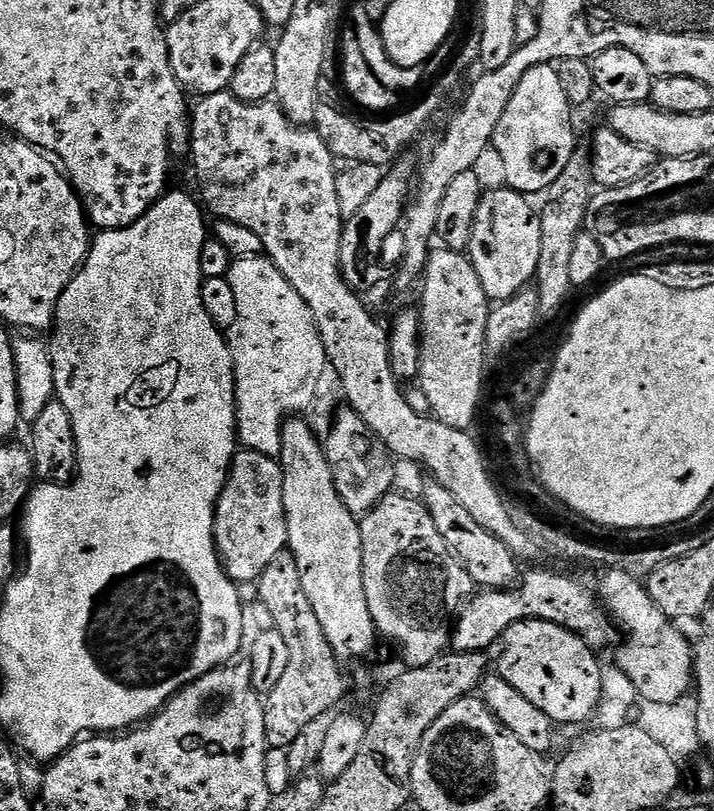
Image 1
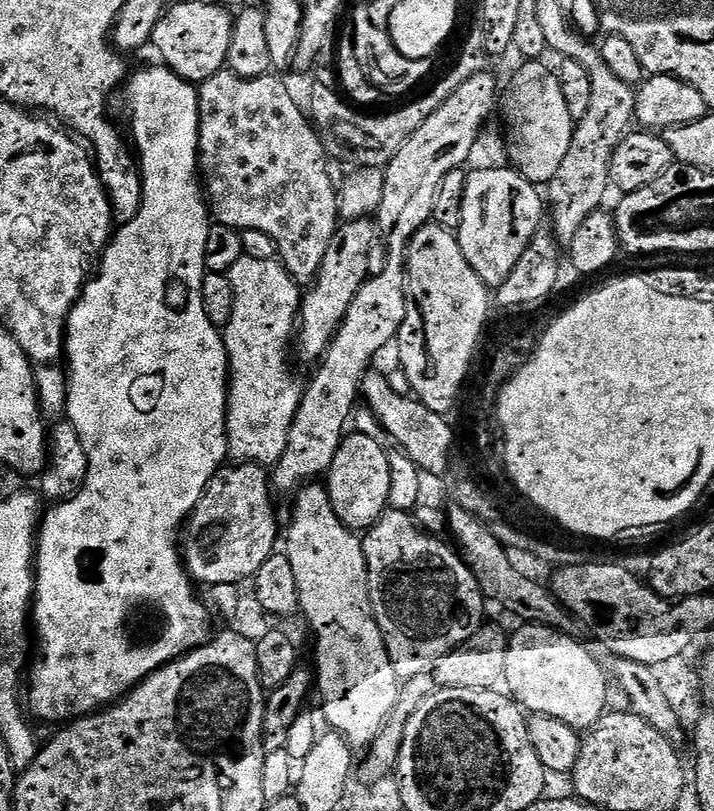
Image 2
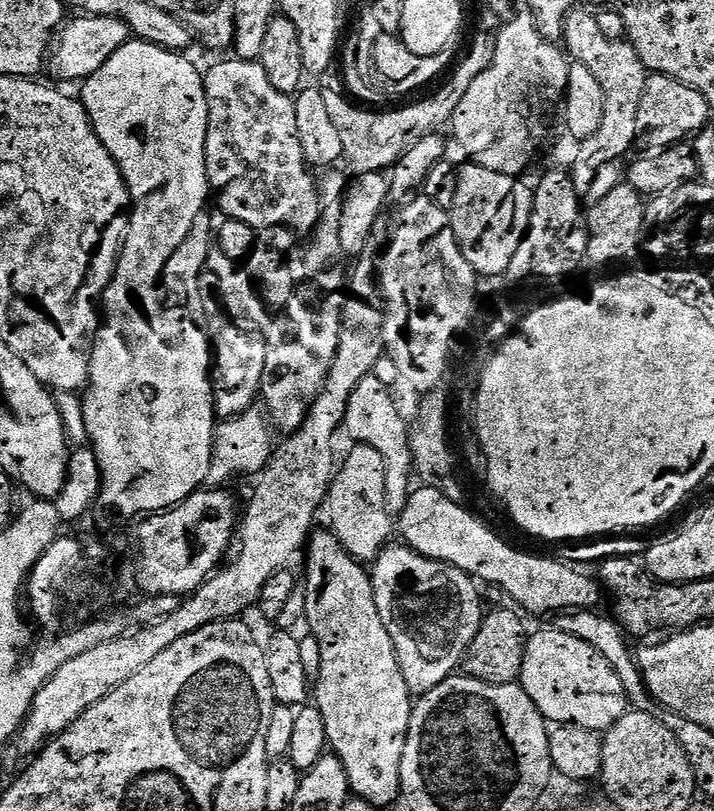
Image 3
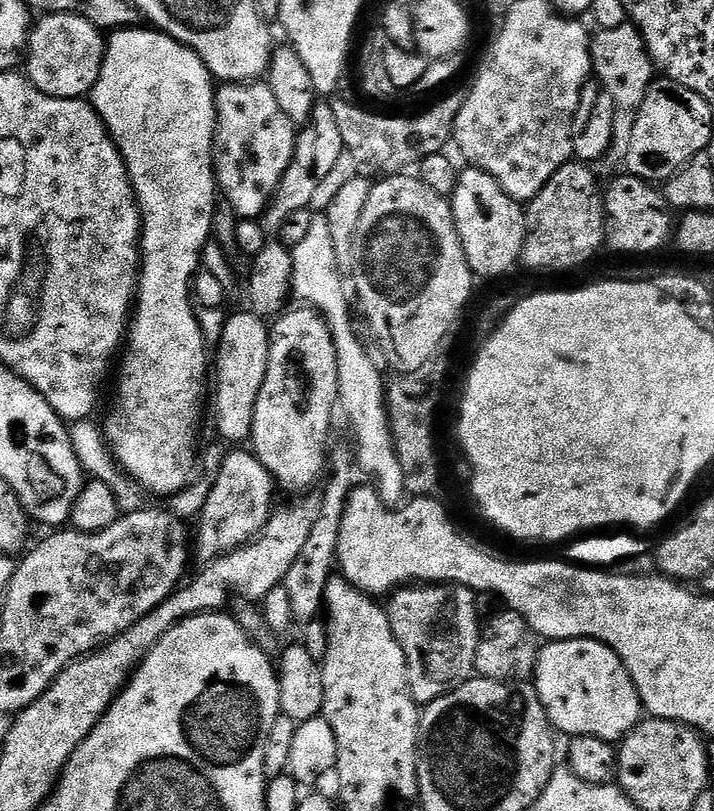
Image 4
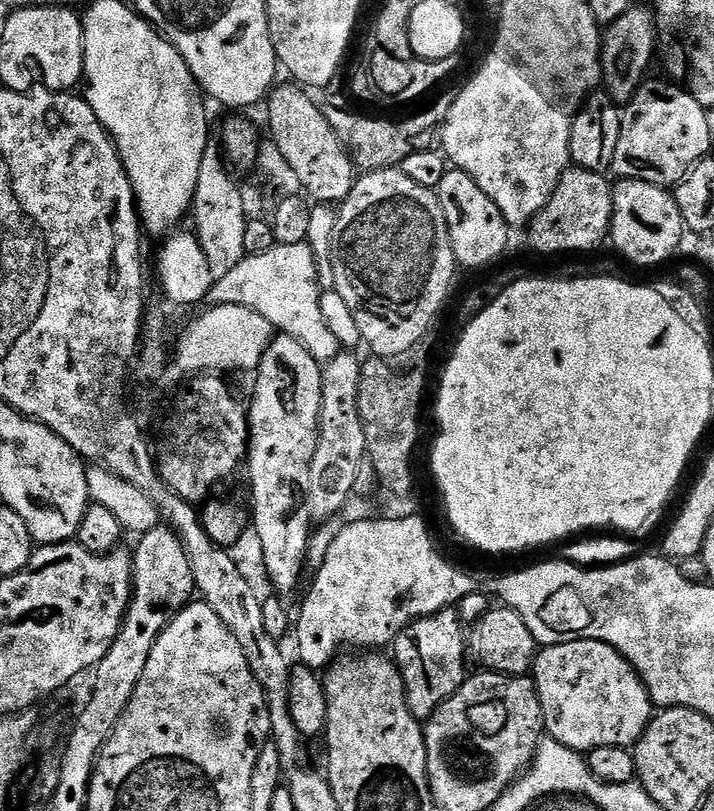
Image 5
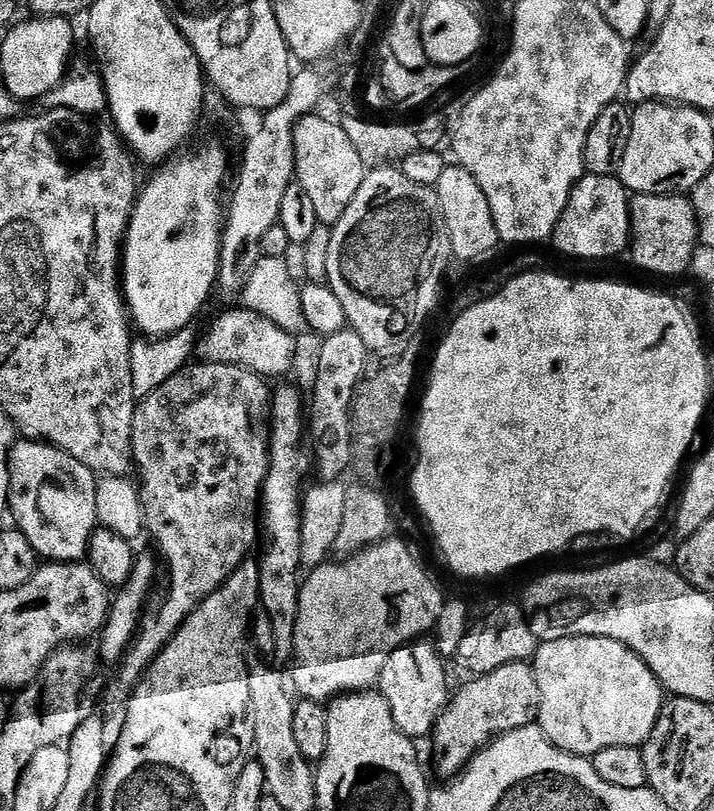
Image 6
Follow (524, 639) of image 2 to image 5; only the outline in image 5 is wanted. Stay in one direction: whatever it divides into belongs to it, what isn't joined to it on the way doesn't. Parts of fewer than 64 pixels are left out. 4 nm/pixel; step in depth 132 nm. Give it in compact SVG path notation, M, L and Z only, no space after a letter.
M571 640L565 644L541 647L534 661L534 683L540 708L546 710L548 715L547 731L554 733L566 747L576 752L591 754L611 744L643 745L658 715L635 668L621 656L617 648L601 640Z

